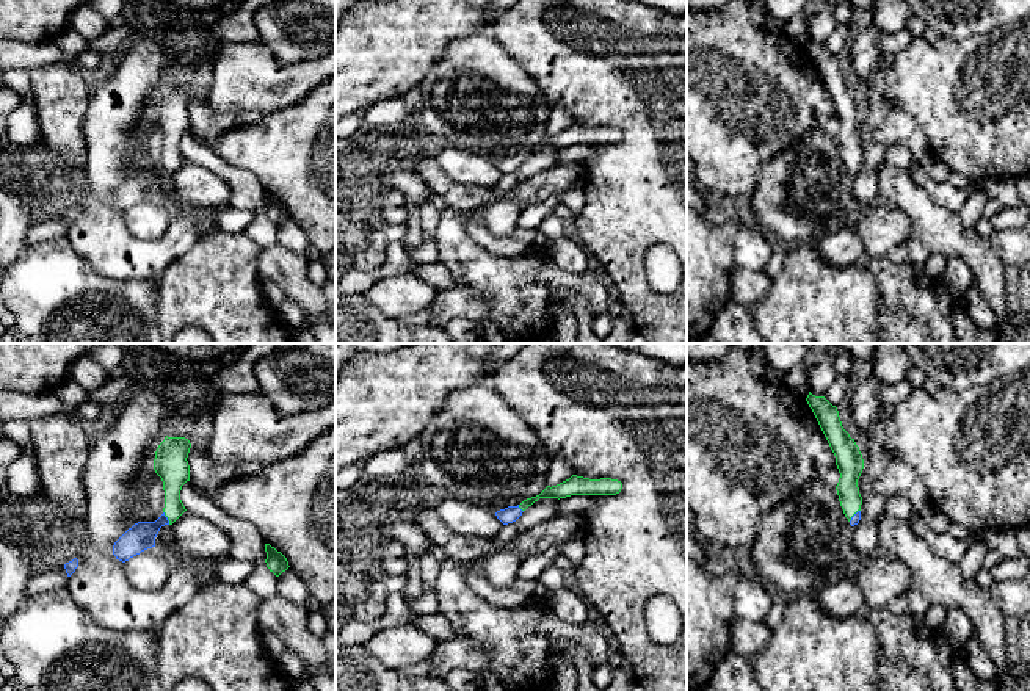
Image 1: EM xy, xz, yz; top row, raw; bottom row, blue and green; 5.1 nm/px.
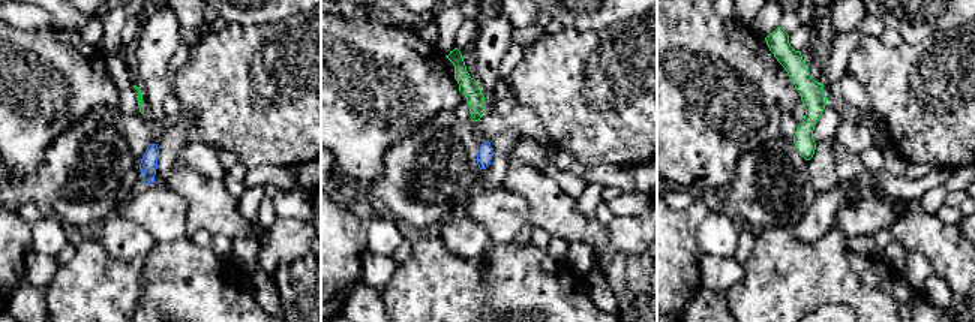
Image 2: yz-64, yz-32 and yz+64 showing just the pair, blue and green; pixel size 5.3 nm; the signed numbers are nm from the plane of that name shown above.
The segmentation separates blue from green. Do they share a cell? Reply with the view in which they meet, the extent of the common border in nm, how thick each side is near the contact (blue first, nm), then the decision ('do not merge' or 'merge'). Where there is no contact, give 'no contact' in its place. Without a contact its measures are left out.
xy | 80 nm | 140/160 nm | merge

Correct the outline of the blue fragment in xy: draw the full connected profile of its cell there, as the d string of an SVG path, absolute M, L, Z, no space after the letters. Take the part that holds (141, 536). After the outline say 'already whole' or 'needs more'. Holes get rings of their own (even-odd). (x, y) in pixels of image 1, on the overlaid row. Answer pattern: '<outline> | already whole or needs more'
M165 437L154 459L154 470L163 481L165 508L155 522L138 522L113 545L116 559L125 563L141 552L155 547L161 526L172 525L187 509L180 500L182 486L190 481L188 453L191 443L185 437Z | needs more

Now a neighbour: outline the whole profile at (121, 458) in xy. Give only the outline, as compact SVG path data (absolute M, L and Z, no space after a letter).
M144 382L118 404L118 420L110 429L97 429L89 440L89 458L83 472L86 494L86 542L77 555L78 567L69 577L67 591L92 620L113 631L157 631L198 589L198 566L218 566L223 559L198 558L194 564L176 566L166 584L157 591L138 591L113 555L114 542L135 523L143 501L146 478L154 472L158 445L166 437L169 411L176 407L158 382Z

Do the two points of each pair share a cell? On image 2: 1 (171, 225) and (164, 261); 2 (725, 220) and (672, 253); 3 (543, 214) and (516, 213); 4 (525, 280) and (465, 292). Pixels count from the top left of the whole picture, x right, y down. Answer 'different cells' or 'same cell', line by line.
1: different cells
2: different cells
3: different cells
4: different cells

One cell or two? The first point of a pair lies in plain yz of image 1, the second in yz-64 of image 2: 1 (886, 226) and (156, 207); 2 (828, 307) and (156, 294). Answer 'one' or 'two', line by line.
1: one
2: two

